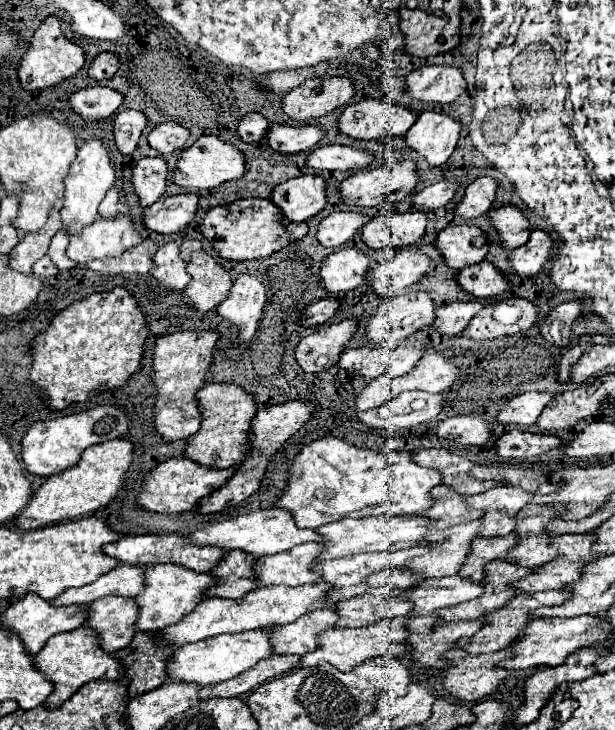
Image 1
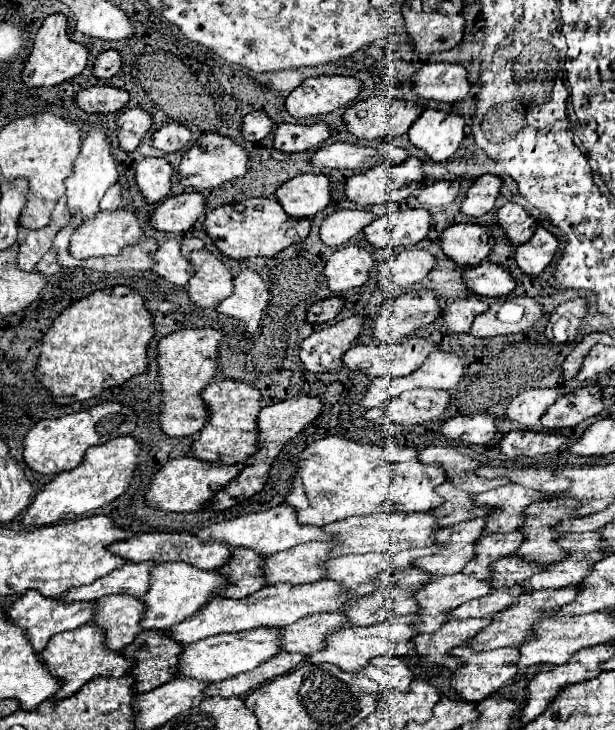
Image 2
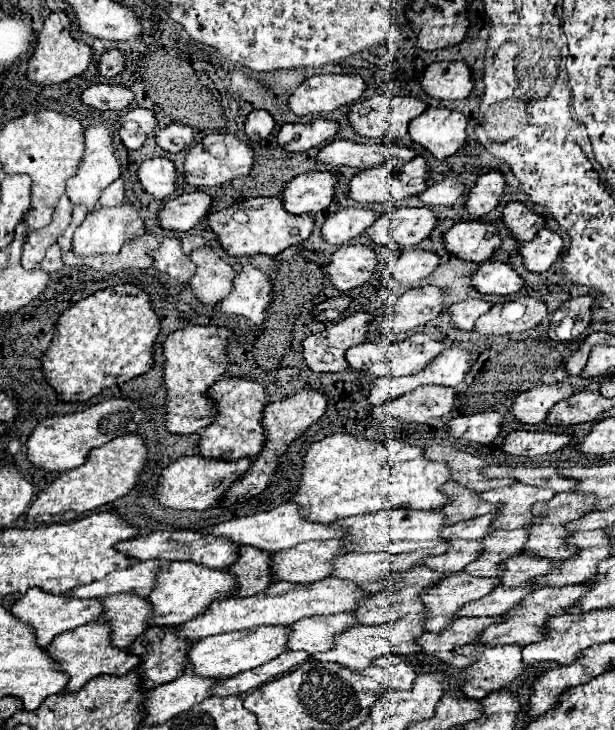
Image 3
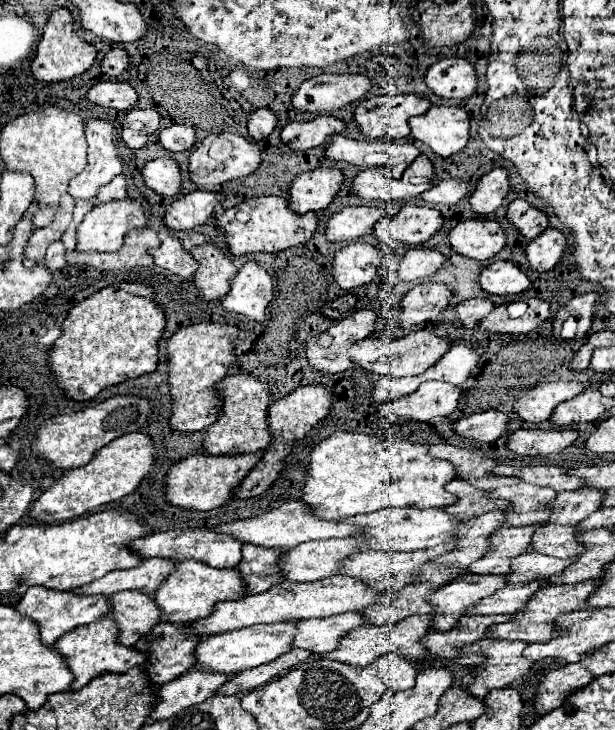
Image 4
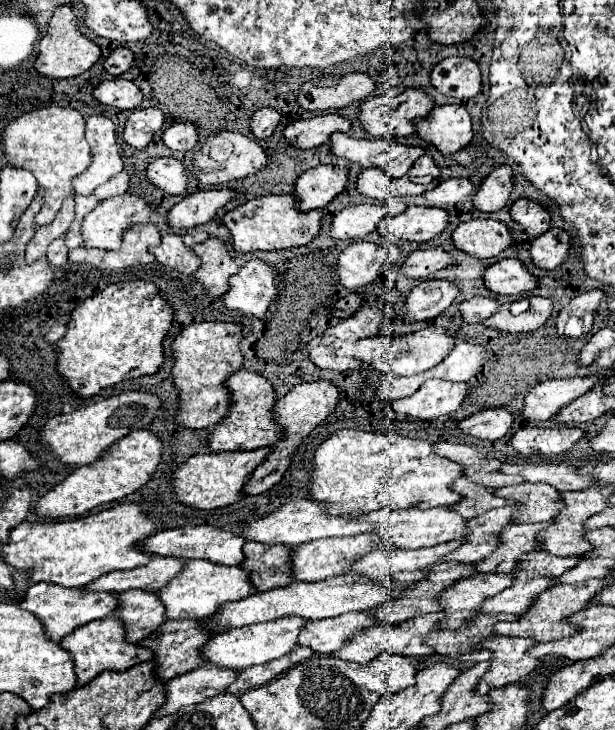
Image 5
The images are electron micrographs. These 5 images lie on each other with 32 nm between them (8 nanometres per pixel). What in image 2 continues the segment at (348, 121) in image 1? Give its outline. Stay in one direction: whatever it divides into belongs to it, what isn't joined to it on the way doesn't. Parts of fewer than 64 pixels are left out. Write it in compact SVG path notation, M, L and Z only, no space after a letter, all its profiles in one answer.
M378 96L348 106L342 122L346 132L354 134L356 138L394 138L406 134L412 126L412 120L416 120L420 112L422 108L412 102Z

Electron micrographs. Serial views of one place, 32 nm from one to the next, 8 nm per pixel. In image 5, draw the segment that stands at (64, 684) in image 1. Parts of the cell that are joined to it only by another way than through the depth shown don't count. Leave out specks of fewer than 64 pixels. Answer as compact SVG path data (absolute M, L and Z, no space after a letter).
M106 616L100 620L94 620L90 624L84 624L80 628L76 628L74 632L66 634L60 640L60 646L72 654L72 662L74 662L74 672L76 672L76 688L88 684L90 680L94 680L100 672L104 670L114 670L114 672L124 672L128 668L132 668L134 664L140 662L148 662L152 658L152 652L148 652L146 648L140 648L136 644L128 644L124 642L124 626L118 622L116 616Z

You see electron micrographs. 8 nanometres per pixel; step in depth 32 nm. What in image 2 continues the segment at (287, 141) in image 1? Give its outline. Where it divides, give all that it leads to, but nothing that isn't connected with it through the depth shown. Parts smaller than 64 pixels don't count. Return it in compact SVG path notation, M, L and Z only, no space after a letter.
M280 124L272 136L272 146L280 152L306 152L320 146L330 136L330 128L318 124Z

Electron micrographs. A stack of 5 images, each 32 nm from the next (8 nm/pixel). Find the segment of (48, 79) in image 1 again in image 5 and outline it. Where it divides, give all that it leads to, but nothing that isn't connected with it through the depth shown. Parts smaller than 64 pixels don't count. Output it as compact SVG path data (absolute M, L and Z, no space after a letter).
M60 6L54 10L50 22L48 22L48 30L46 36L40 40L40 54L34 62L34 68L40 76L44 78L52 78L52 80L60 80L60 78L72 78L78 76L86 70L92 68L92 64L100 58L100 48L88 40L86 36L80 34L78 30L78 20L72 12L70 6Z

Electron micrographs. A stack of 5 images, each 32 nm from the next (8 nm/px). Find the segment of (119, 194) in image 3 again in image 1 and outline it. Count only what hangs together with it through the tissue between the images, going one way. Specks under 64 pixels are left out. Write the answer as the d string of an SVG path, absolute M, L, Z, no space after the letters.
M112 188L112 190L104 196L104 200L102 200L102 204L100 204L100 216L102 216L102 218L118 216L118 202L120 202L118 190Z

